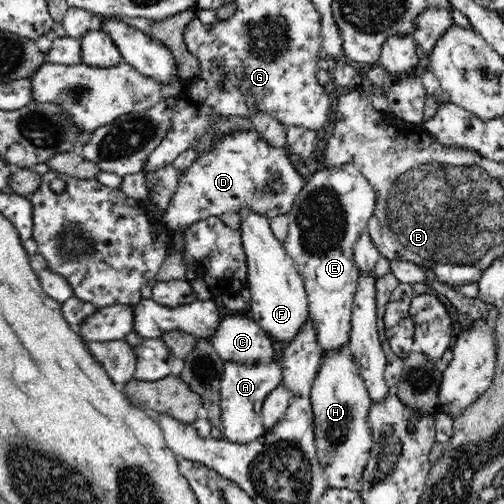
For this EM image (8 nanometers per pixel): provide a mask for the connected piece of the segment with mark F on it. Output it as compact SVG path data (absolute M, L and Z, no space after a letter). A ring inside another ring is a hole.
M240 212L240 218L242 218L242 222L239 231L245 249L251 294L248 315L262 327L263 332L268 332L276 342L284 344L284 342L294 341L309 317L307 290L303 278L296 268L294 259L286 252L283 241L276 238L272 232L268 217L257 216L255 212Z

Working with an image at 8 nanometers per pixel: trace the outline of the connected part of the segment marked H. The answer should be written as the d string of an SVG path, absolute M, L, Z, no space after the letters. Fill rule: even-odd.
M350 350L334 352L328 356L322 355L324 364L313 384L313 393L310 399L313 400L314 425L316 425L316 450L317 459L324 471L326 484L332 489L354 489L357 487L370 458L372 446L372 435L370 426L367 423L367 412L370 411L372 400L369 398L364 380L360 375L358 364L354 363L354 356Z

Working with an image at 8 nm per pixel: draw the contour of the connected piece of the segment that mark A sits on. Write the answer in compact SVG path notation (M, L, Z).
M280 353L276 354L276 361L270 365L240 367L240 365L225 363L220 382L221 425L224 427L224 438L236 444L248 444L261 439L266 430L260 415L261 407L268 394L282 382L283 360Z

